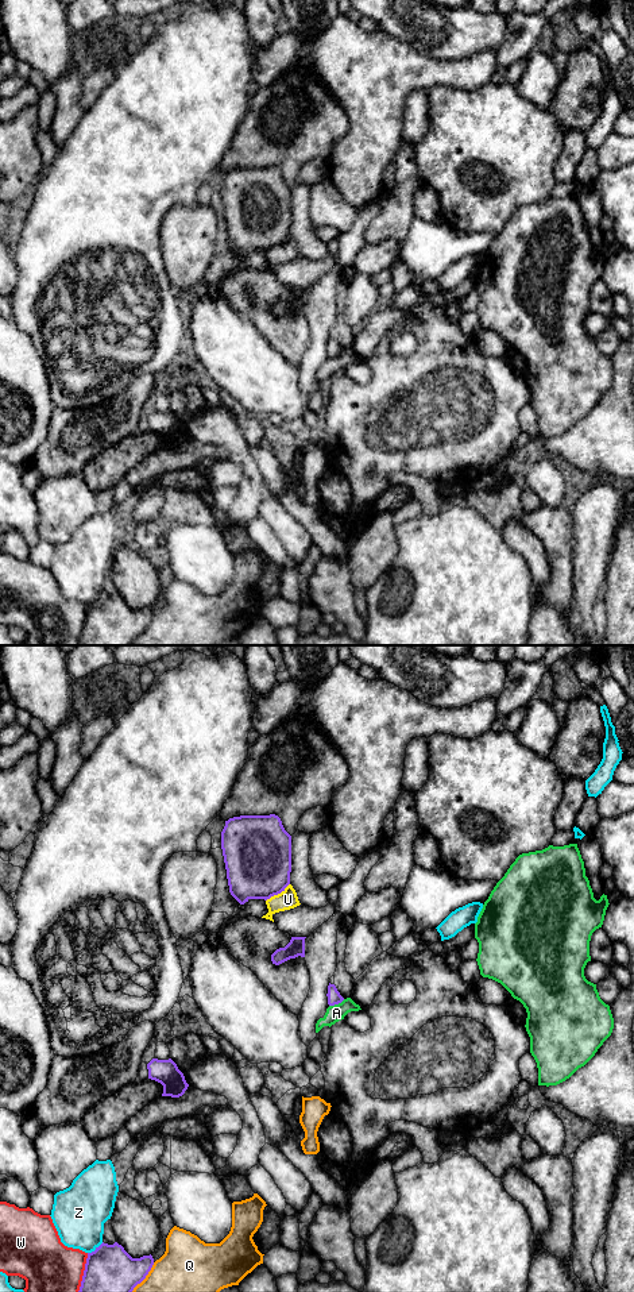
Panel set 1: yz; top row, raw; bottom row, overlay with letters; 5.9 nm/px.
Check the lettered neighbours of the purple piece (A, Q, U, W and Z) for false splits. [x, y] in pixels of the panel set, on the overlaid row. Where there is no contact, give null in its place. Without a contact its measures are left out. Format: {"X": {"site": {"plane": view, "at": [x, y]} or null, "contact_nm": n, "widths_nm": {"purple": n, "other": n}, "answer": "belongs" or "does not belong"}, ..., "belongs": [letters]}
{"A": {"site": {"plane": "yz", "at": [336, 1003]}, "contact_nm": 100, "widths_nm": {"purple": 80, "other": 100}, "answer": "does not belong"}, "Q": {"site": {"plane": "yz", "at": [145, 1277]}, "contact_nm": 220, "widths_nm": {"purple": 280, "other": 300}, "answer": "does not belong"}, "U": {"site": {"plane": "yz", "at": [277, 894]}, "contact_nm": 180, "widths_nm": {"purple": 400, "other": 120}, "answer": "does not belong"}, "W": {"site": {"plane": "yz", "at": [84, 1272]}, "contact_nm": 240, "widths_nm": {"purple": 280, "other": 320}, "answer": "does not belong"}, "Z": {"site": {"plane": "yz", "at": [96, 1249]}, "contact_nm": 120, "widths_nm": {"purple": 280, "other": 320}, "answer": "does not belong"}, "belongs": []}

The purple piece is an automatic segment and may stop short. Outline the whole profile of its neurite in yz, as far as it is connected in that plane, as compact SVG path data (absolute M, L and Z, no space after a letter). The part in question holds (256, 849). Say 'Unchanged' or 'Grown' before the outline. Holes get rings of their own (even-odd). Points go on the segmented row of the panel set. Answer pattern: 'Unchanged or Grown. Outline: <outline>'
Unchanged. Outline: M240 815L225 821L221 849L231 895L244 905L250 899L270 899L290 884L291 836L278 815Z

